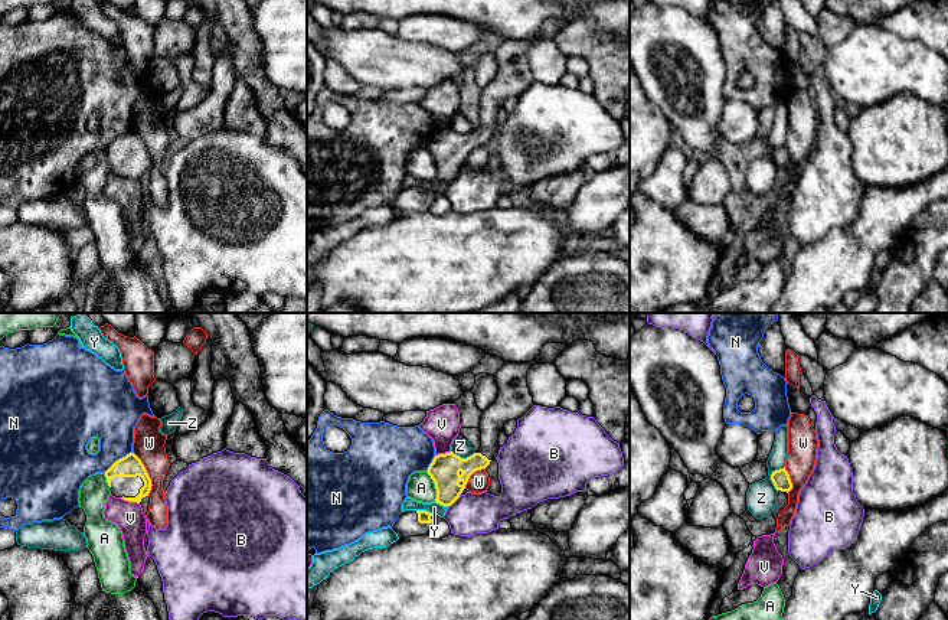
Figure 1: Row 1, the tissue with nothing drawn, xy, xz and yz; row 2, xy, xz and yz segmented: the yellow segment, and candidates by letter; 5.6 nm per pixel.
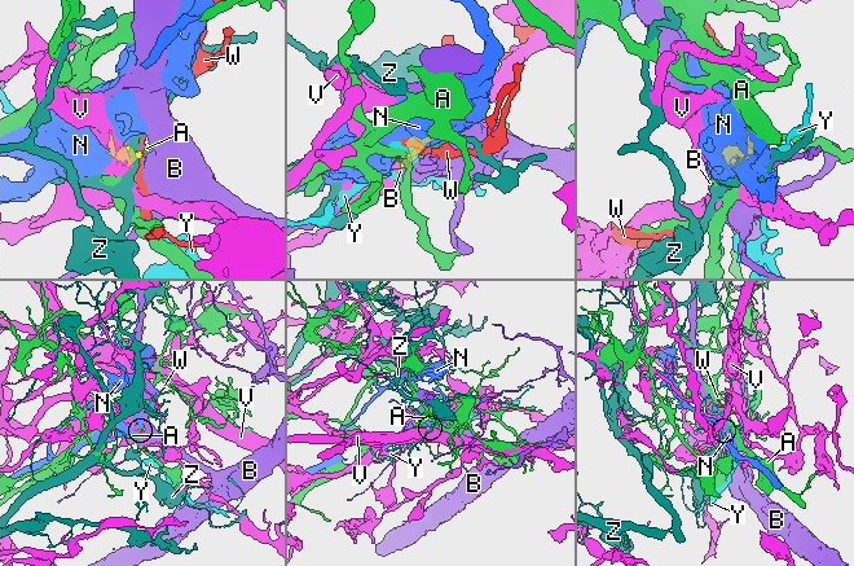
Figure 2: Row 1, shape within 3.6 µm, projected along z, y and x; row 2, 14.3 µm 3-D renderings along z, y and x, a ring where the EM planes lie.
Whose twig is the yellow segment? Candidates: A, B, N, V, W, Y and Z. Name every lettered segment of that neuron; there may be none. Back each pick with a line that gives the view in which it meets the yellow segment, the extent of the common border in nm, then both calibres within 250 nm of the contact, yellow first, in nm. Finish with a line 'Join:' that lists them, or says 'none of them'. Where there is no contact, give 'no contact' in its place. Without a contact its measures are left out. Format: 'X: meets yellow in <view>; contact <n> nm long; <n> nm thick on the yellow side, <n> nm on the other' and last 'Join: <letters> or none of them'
Join: none of them

